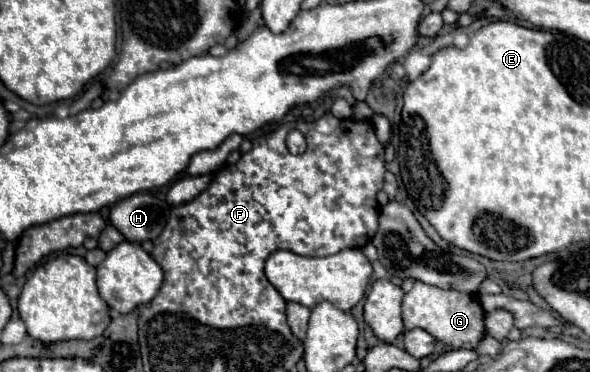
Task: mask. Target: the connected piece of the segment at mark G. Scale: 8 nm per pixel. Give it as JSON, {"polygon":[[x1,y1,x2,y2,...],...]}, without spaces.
{"polygon":[[414,282,414,288,406,292,402,300,402,318,404,318,406,330,422,328,430,332,438,342,450,346,452,350,458,350,458,348,474,350,480,344,480,340,486,336,484,308,476,294,470,296,466,292,444,290,422,282]]}

